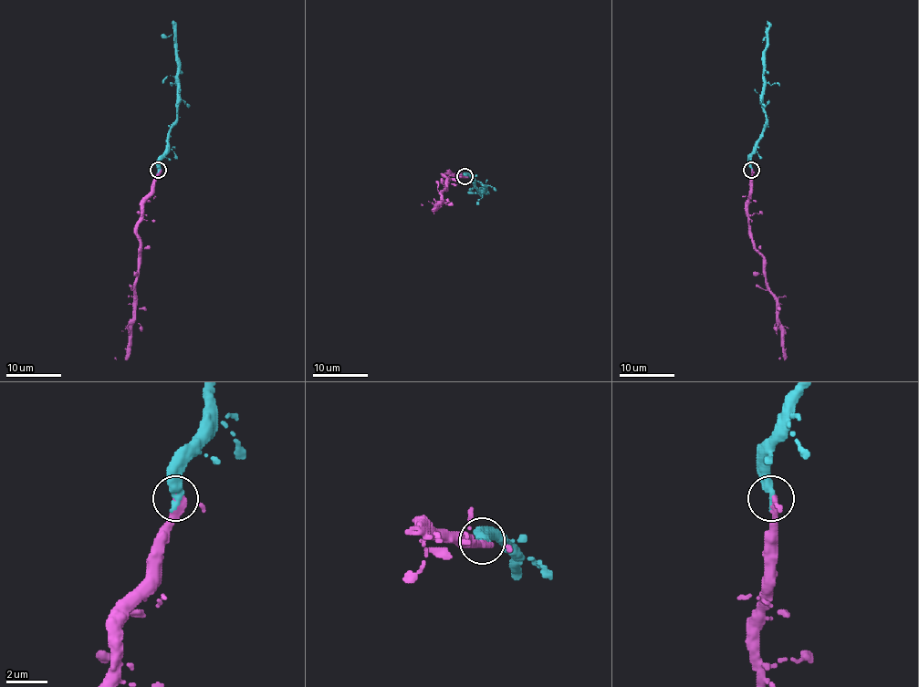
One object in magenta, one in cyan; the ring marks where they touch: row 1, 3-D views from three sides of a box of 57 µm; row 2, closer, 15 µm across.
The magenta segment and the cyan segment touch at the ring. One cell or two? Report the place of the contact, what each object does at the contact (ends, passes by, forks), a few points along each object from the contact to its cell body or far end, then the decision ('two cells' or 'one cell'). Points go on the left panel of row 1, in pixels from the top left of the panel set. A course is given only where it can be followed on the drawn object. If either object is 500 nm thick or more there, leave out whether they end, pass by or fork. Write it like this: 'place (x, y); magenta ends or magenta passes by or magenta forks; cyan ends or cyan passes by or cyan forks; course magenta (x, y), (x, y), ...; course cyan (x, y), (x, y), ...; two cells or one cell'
place (158, 170); magenta passes by; cyan ends; course magenta (159, 170), (154, 192), (143, 204), (143, 217), (138, 225), (139, 247), (130, 346), (127, 356), (114, 357); course cyan (159, 170), (167, 134), (176, 119), (178, 103), (178, 54), (173, 34), (164, 36), (161, 34); one cell

